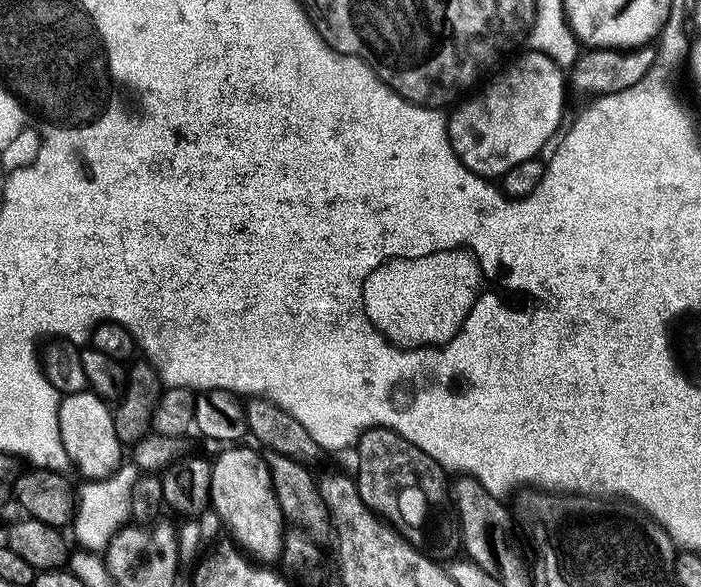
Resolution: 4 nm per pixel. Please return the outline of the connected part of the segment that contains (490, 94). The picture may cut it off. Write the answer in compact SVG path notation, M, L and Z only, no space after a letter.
M531 50L525 51L525 53L522 56L517 55L510 68L505 67L503 71L497 73L488 82L490 84L482 96L473 95L469 97L470 100L468 102L463 101L454 110L457 111L452 116L450 114L447 119L448 137L451 140L451 145L454 146L455 153L458 154L459 160L471 172L485 178L503 177L518 162L531 159L533 154L540 153L538 151L543 148L548 140L548 104L552 104L556 100L558 69L554 60L548 58L546 54Z

